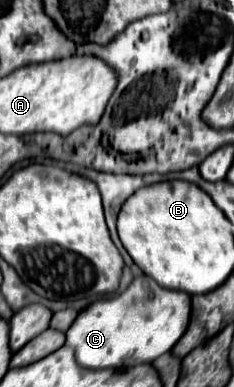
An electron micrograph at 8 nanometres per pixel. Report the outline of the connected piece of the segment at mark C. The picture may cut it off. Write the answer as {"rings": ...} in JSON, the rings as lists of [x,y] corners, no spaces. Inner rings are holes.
{"rings":[[[139,275],[123,293],[99,299],[85,307],[67,329],[67,345],[73,347],[77,363],[87,369],[125,369],[139,363],[153,363],[181,339],[189,315],[189,293],[165,289],[149,275]]]}

